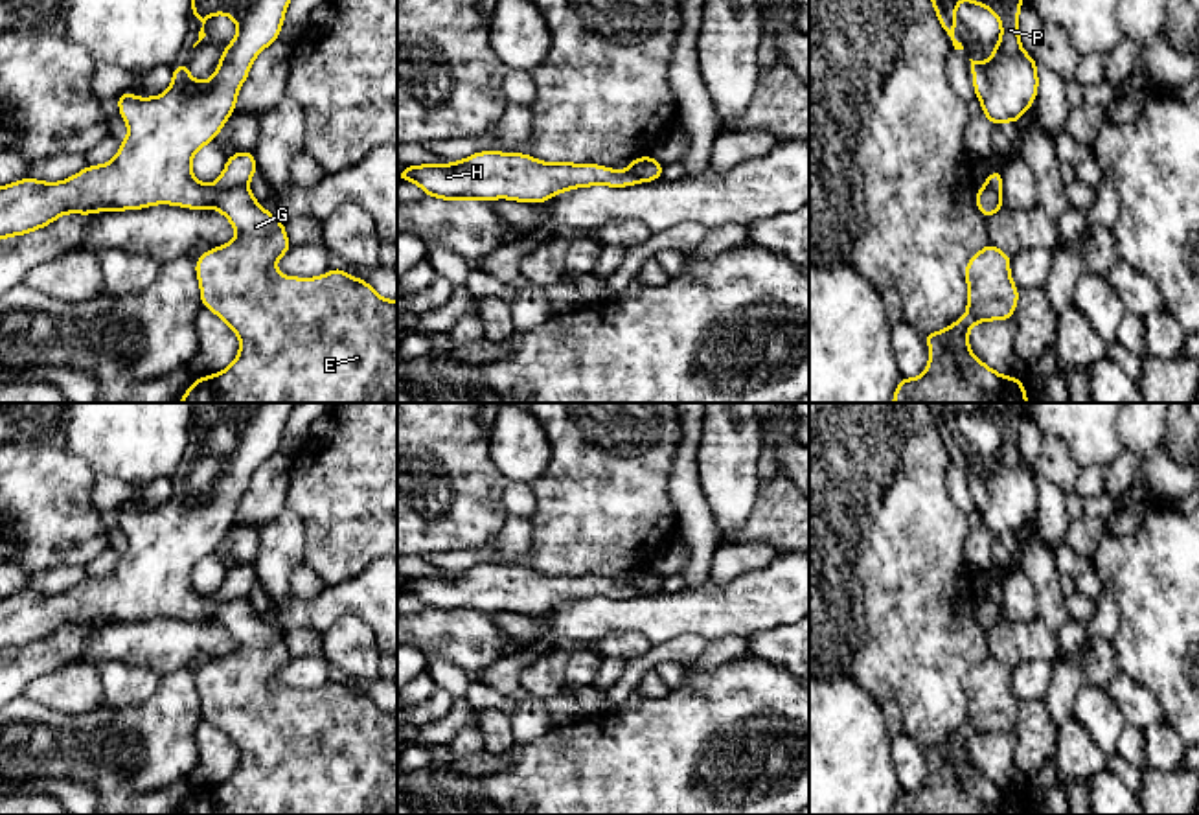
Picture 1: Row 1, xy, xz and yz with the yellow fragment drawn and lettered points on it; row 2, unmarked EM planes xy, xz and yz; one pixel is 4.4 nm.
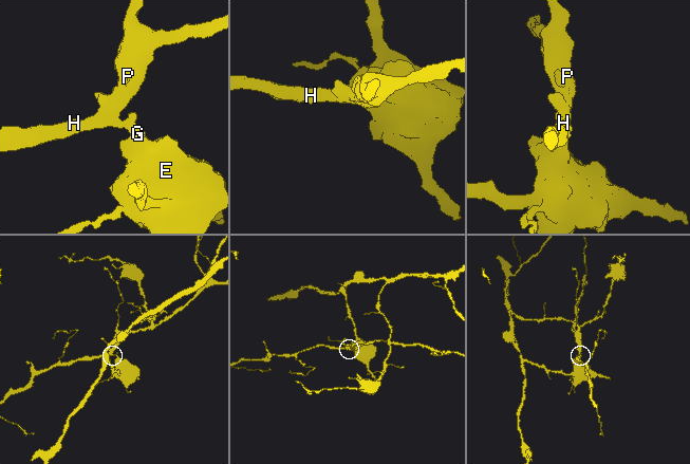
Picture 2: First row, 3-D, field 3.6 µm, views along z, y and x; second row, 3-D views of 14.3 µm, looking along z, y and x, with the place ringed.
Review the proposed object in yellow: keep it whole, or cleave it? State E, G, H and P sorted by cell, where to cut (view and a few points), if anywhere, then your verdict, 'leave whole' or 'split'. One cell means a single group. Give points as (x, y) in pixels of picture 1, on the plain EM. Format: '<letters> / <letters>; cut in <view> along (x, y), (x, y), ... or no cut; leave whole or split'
E G / H P; cut in xy along (247, 598), (225, 600), (212, 619); split

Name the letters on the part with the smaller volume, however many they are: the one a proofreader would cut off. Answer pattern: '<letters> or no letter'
H, P

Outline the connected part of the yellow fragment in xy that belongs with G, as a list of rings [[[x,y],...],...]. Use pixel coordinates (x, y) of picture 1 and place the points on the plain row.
[[[234,598],[221,603],[213,620],[232,635],[237,648],[223,659],[206,662],[193,673],[197,694],[200,697],[200,714],[202,719],[210,721],[230,738],[239,749],[241,760],[228,780],[208,789],[197,789],[178,815],[397,815],[397,712],[381,710],[366,692],[359,692],[344,684],[340,679],[316,690],[280,686],[276,683],[276,673],[291,660],[283,633],[267,624],[246,598]]]

